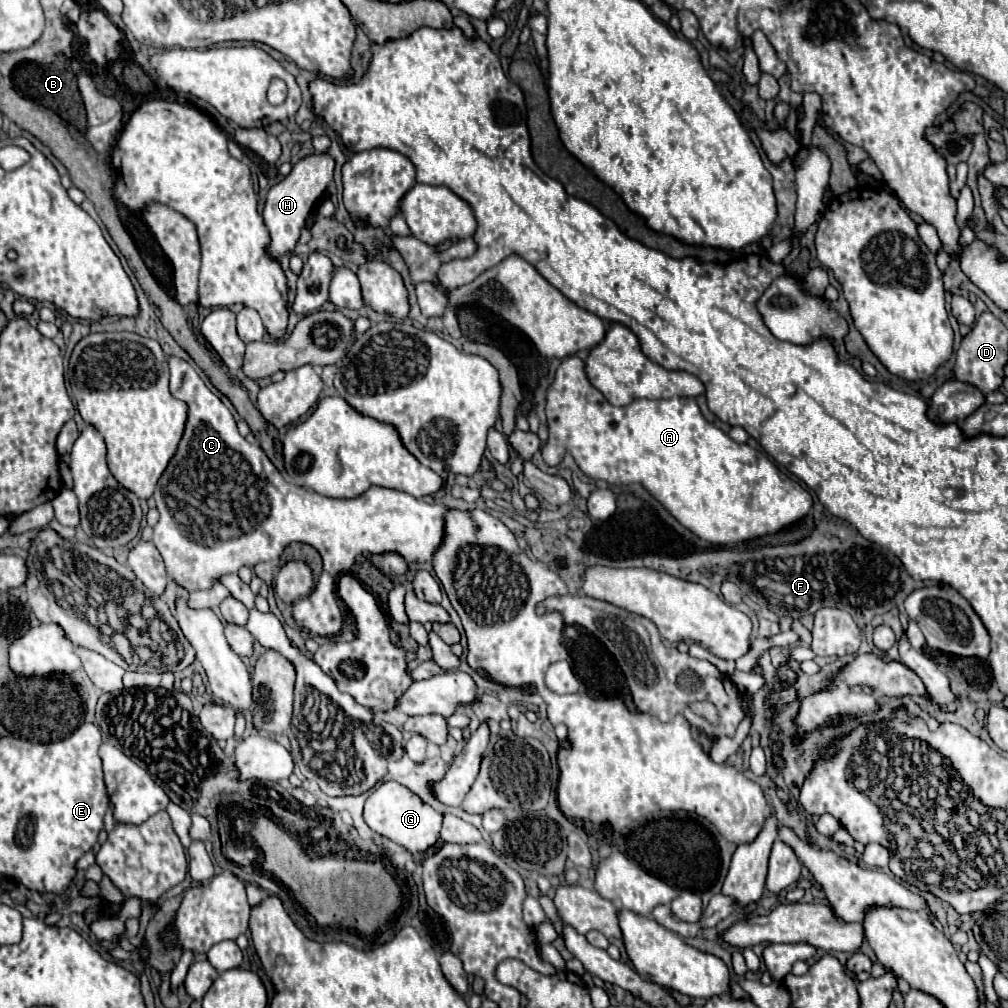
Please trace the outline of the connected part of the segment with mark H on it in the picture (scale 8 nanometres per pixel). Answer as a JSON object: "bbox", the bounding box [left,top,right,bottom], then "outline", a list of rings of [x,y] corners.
{"bbox":[263,152,335,258],"outline":[[[327,152],[309,154],[293,166],[293,170],[287,178],[283,178],[279,184],[275,184],[269,190],[267,200],[265,200],[265,208],[263,208],[263,222],[271,234],[271,244],[269,244],[267,252],[273,258],[281,258],[283,254],[287,254],[295,248],[313,204],[327,190],[327,186],[333,180],[333,170],[335,170],[335,162]]]}

